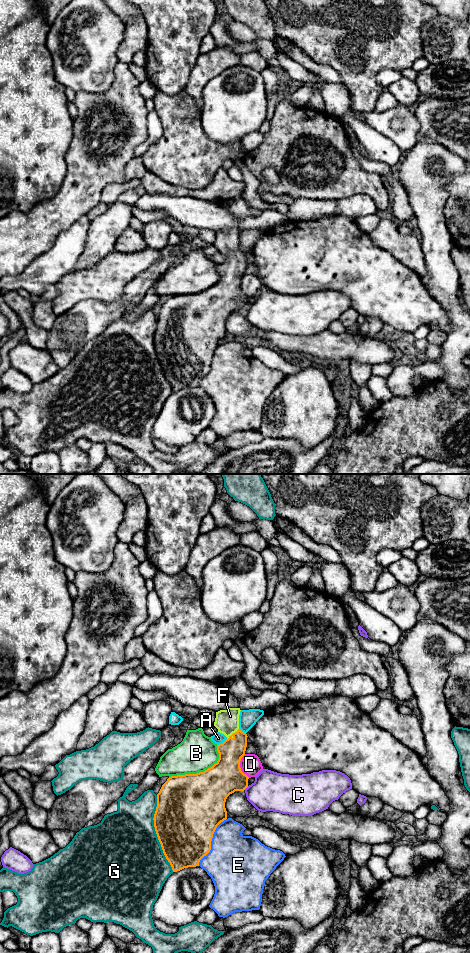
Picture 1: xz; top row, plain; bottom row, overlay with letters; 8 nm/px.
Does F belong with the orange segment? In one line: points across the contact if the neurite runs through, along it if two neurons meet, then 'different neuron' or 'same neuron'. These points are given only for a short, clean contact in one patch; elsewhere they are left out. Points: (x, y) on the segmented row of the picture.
runs through xz (231, 751), (232, 734), (227, 721); same neuron

